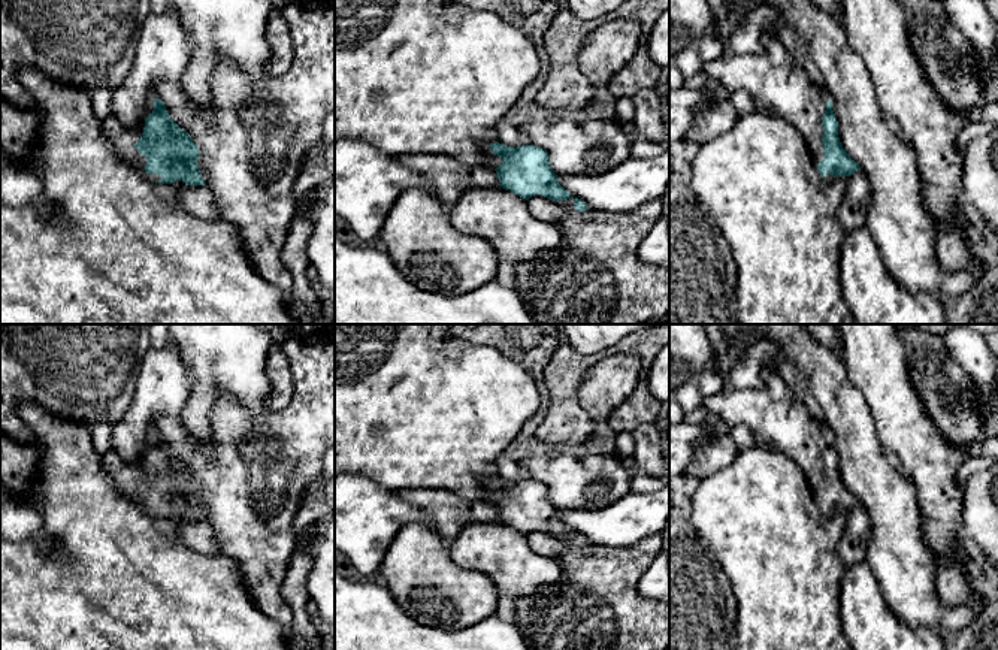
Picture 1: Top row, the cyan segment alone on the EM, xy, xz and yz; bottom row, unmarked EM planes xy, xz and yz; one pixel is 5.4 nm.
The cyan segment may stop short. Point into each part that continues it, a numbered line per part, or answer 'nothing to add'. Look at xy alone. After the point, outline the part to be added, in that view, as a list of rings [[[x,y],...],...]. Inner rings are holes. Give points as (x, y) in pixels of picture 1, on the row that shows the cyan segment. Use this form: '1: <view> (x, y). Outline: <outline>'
1: xy (114, 130). Outline: [[[111,115],[100,121],[100,127],[103,136],[115,146],[121,157],[130,164],[136,166],[146,179],[161,179],[160,175],[145,172],[148,158],[134,148],[134,143],[143,133],[145,123],[140,126],[139,130],[128,130],[115,115]]]

